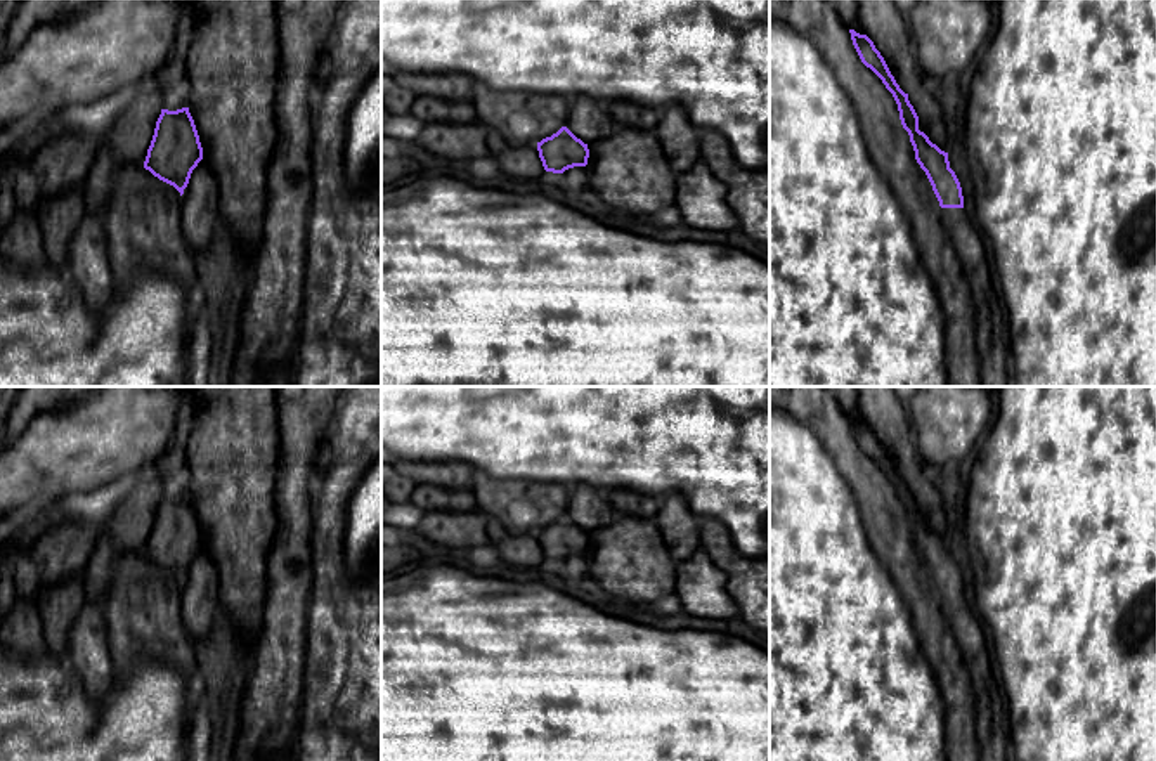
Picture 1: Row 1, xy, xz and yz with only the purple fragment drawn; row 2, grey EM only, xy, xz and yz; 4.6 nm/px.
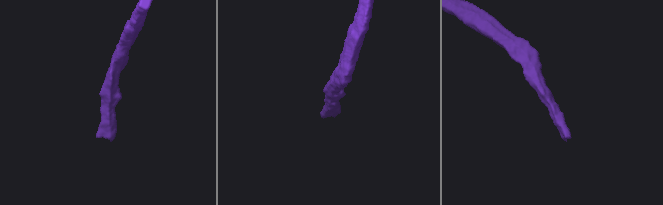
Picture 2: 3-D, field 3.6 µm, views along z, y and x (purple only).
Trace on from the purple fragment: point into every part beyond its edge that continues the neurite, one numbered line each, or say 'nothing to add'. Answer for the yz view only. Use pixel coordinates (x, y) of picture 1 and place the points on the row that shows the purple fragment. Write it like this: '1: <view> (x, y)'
1: yz (990, 319)

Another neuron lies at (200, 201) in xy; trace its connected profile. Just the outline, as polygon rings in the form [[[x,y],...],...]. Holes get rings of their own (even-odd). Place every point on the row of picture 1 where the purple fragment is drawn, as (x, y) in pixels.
[[[201,159],[182,194],[182,234],[192,251],[203,251],[218,225],[218,184]]]

